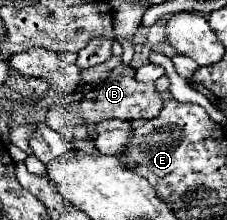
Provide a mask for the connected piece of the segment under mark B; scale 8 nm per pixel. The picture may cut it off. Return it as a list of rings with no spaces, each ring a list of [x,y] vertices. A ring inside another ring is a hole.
[[[111,57],[107,63],[83,69],[79,85],[71,95],[71,101],[61,107],[51,107],[47,111],[47,125],[63,135],[69,145],[75,145],[75,129],[77,125],[87,127],[87,139],[95,141],[97,137],[97,123],[105,119],[121,119],[121,121],[135,121],[135,119],[155,119],[163,109],[163,97],[155,89],[155,83],[137,83],[135,69],[125,65],[121,57]],[[111,65],[115,65],[111,69]]]

